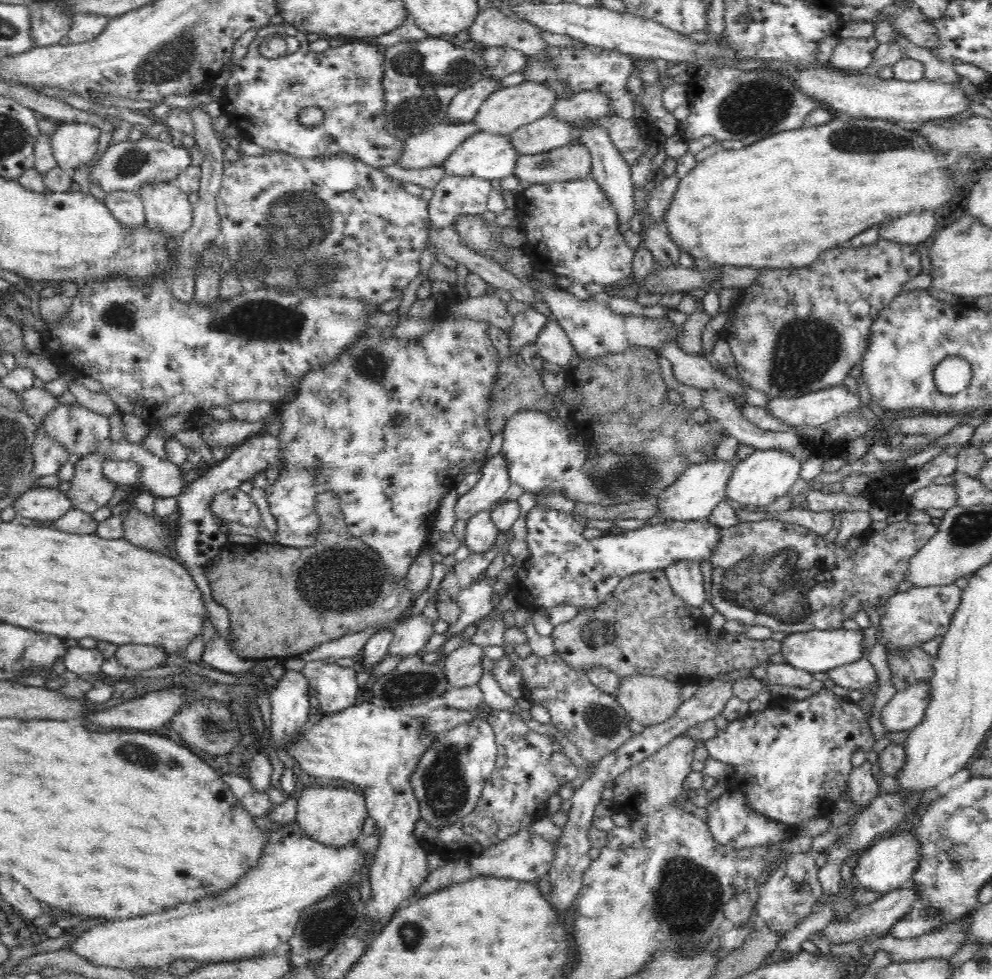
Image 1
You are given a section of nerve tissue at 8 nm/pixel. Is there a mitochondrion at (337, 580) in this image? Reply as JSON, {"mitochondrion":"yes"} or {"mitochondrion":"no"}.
{"mitochondrion":"yes"}

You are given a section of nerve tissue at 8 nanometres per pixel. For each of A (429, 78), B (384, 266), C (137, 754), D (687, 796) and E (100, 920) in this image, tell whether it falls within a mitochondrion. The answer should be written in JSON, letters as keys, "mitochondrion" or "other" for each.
{"A":"mitochondrion","B":"other","C":"mitochondrion","D":"other","E":"other"}

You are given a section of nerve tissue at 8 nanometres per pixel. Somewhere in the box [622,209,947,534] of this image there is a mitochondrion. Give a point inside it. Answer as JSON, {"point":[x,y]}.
{"point":[804,351]}

